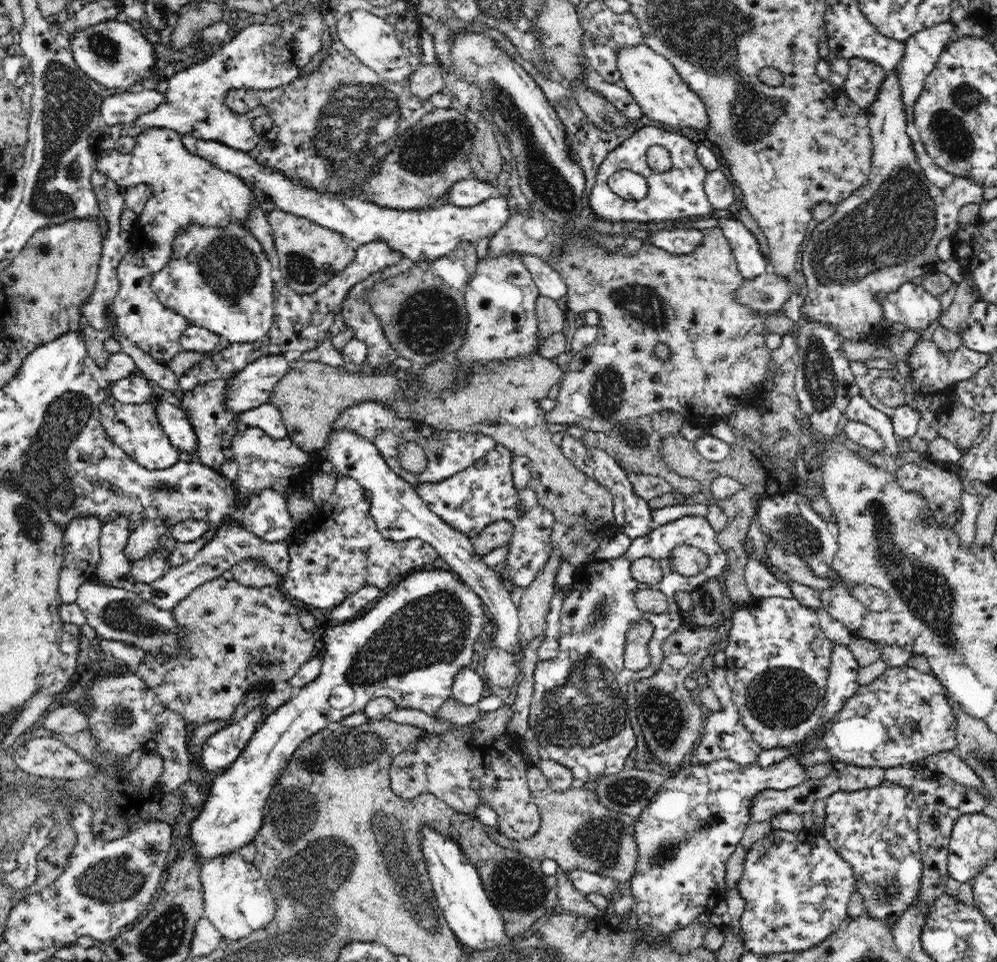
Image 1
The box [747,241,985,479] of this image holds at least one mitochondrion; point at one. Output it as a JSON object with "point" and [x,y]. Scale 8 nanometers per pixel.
{"point":[819,380]}

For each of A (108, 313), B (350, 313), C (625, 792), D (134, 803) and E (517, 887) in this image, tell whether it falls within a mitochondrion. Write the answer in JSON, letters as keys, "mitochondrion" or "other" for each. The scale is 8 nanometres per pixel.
{"A":"other","B":"other","C":"mitochondrion","D":"other","E":"mitochondrion"}

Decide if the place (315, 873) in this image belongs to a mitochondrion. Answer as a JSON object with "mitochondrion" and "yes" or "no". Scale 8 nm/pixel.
{"mitochondrion":"yes"}

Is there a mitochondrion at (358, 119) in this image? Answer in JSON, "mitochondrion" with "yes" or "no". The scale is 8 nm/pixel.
{"mitochondrion":"yes"}

